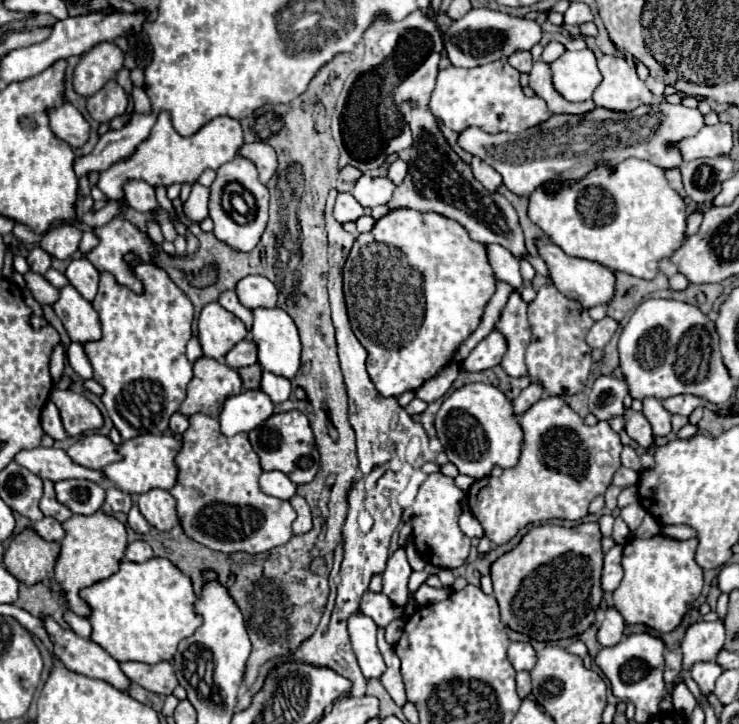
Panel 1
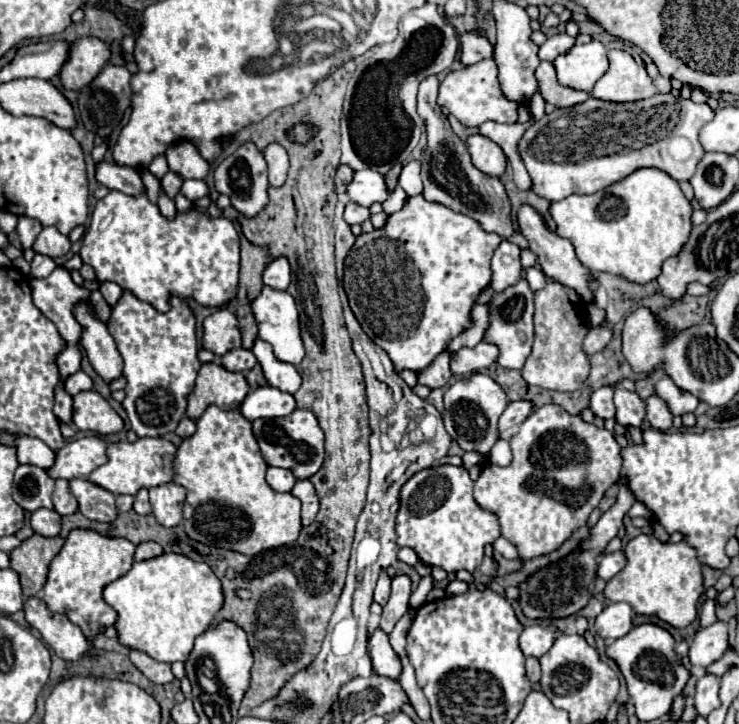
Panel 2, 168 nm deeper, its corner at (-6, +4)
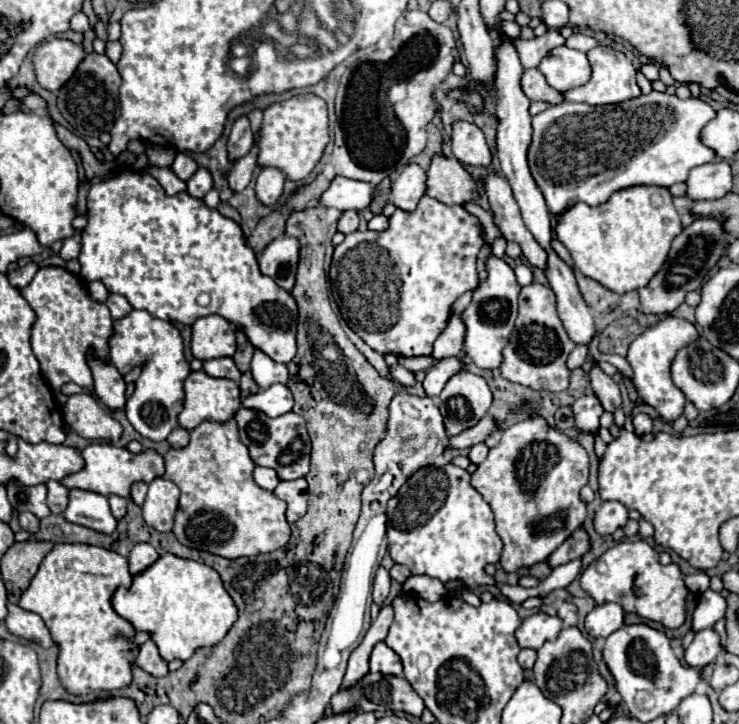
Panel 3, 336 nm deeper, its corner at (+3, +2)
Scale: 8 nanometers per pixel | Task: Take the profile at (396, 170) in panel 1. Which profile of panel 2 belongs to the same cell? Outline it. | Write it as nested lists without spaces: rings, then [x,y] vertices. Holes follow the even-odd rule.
[[[417,160],[403,166],[403,172],[399,176],[399,186],[407,192],[407,196],[417,196],[423,192],[423,182],[419,172],[421,172],[421,164]]]

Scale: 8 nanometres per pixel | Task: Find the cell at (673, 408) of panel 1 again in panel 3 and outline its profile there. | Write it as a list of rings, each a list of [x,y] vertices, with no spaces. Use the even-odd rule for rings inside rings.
[[[668,316],[662,322],[658,322],[656,326],[650,326],[646,332],[642,332],[628,350],[628,362],[634,370],[634,384],[638,388],[638,396],[652,408],[656,408],[656,412],[666,420],[672,422],[678,416],[682,416],[684,412],[684,404],[686,404],[686,396],[682,394],[680,388],[674,386],[674,382],[670,380],[670,362],[674,358],[674,354],[686,346],[686,342],[692,342],[694,338],[698,338],[698,330],[692,322],[682,320],[682,318],[674,318]]]

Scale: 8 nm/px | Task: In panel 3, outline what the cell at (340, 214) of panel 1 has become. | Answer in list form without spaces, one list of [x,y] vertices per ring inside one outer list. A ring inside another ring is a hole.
[[[346,210],[338,222],[338,230],[344,234],[356,232],[358,230],[358,212],[356,210]]]

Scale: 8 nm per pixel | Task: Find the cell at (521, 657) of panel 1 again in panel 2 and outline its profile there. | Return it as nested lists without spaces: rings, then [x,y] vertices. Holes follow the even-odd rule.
[[[539,624],[527,626],[521,632],[519,646],[521,646],[525,656],[541,658],[551,648],[551,644],[557,640],[557,636],[561,636],[561,634],[563,632],[559,632],[555,626],[539,626]]]

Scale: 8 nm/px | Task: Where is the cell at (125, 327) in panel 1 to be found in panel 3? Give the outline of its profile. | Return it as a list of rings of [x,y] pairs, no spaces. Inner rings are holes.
[[[132,310],[124,318],[114,320],[110,346],[110,362],[122,372],[130,372],[140,366],[140,378],[134,382],[134,394],[126,400],[124,412],[128,422],[142,436],[160,442],[178,426],[176,418],[182,412],[184,404],[184,380],[192,372],[188,360],[184,358],[184,344],[178,328],[172,322],[152,318],[146,310]]]

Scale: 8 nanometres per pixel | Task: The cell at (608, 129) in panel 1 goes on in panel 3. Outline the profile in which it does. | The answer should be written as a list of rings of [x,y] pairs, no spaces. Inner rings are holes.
[[[652,90],[650,94],[642,94],[638,98],[632,98],[632,100],[626,100],[622,104],[612,104],[612,106],[590,106],[590,104],[578,104],[578,102],[562,102],[558,106],[550,106],[546,108],[544,112],[536,114],[532,118],[532,128],[534,128],[534,136],[532,136],[532,144],[528,148],[528,164],[530,164],[530,172],[540,188],[540,192],[544,194],[544,200],[548,204],[548,210],[558,216],[562,214],[562,210],[566,210],[566,206],[572,206],[574,202],[586,202],[590,206],[598,206],[602,202],[606,202],[610,198],[612,192],[620,190],[620,188],[628,188],[628,186],[664,186],[664,188],[670,188],[672,184],[676,182],[684,182],[688,172],[694,168],[694,166],[700,166],[700,164],[708,164],[716,158],[716,154],[706,148],[700,140],[698,140],[698,134],[700,130],[714,118],[714,108],[708,106],[706,102],[702,100],[696,100],[696,98],[688,98],[688,100],[680,100],[678,96],[670,96],[670,94],[660,94],[656,90]]]

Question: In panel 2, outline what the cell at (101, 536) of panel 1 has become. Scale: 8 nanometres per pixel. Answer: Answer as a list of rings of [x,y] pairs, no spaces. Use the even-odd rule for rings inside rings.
[[[73,530],[67,536],[61,552],[49,564],[47,582],[43,588],[47,608],[67,616],[83,630],[87,640],[93,640],[117,620],[117,612],[103,600],[103,588],[131,570],[133,554],[135,544],[125,538],[109,538],[91,530]]]

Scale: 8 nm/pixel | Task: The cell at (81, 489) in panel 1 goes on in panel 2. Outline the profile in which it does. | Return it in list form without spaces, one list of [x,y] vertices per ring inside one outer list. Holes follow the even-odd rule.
[[[75,478],[69,482],[71,494],[79,502],[79,512],[97,522],[113,522],[117,518],[117,506],[115,506],[115,496],[107,492],[101,486],[91,484],[85,478]]]

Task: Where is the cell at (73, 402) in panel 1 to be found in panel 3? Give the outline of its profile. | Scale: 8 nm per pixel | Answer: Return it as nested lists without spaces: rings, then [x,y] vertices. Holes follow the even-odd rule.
[[[74,394],[64,404],[64,420],[88,440],[118,440],[122,426],[90,394]]]

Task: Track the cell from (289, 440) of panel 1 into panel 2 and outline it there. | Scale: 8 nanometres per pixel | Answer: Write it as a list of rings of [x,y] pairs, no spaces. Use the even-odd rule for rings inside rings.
[[[293,410],[285,418],[275,420],[253,420],[253,434],[261,448],[261,454],[269,466],[281,466],[293,472],[295,478],[311,478],[323,464],[323,430],[311,410]]]

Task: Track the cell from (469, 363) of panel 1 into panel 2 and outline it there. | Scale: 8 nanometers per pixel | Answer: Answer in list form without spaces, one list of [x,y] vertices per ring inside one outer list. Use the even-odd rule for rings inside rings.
[[[479,342],[475,348],[461,348],[451,356],[451,374],[471,374],[491,366],[499,356],[499,348],[489,342]]]

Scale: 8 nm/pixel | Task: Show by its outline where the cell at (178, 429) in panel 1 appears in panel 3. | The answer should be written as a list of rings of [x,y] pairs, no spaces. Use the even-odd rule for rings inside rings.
[[[180,426],[174,428],[172,434],[168,436],[168,442],[170,442],[172,448],[182,448],[182,446],[188,444],[188,440],[190,440],[190,434],[184,428],[180,428]]]

